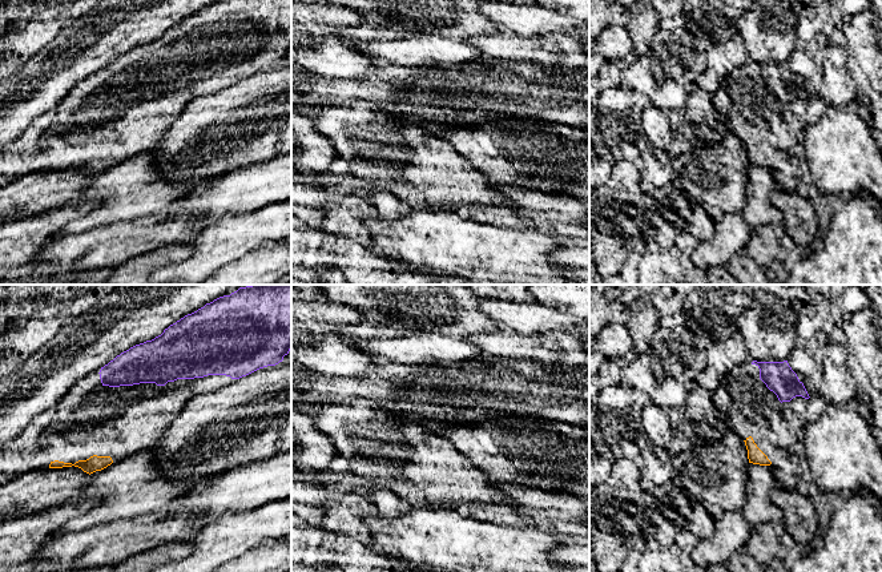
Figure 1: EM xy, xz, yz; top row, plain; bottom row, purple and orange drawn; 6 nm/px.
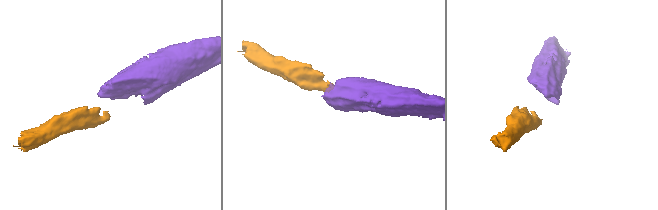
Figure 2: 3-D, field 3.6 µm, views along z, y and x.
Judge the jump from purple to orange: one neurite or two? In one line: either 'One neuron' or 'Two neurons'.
One neuron

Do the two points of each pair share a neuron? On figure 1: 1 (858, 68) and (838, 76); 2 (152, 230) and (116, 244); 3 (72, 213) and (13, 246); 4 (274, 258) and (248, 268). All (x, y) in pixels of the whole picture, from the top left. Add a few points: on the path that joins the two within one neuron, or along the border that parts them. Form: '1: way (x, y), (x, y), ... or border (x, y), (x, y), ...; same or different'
1: border (845, 47), (846, 71), (856, 84), (858, 96); different
2: way (143, 234), (125, 240); same
3: way (57, 218), (28, 237); same
4: way (268, 265), (254, 268); same

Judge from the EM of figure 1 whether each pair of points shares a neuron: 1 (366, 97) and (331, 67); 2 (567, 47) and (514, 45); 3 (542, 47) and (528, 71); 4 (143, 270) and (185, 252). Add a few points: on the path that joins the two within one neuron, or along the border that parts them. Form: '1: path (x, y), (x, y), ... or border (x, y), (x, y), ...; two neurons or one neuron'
1: path (358, 89), (339, 73); one neuron
2: path (554, 49), (527, 48); one neuron
3: border (503, 57), (535, 61), (540, 67); two neurons
4: path (153, 260), (174, 253); one neuron

